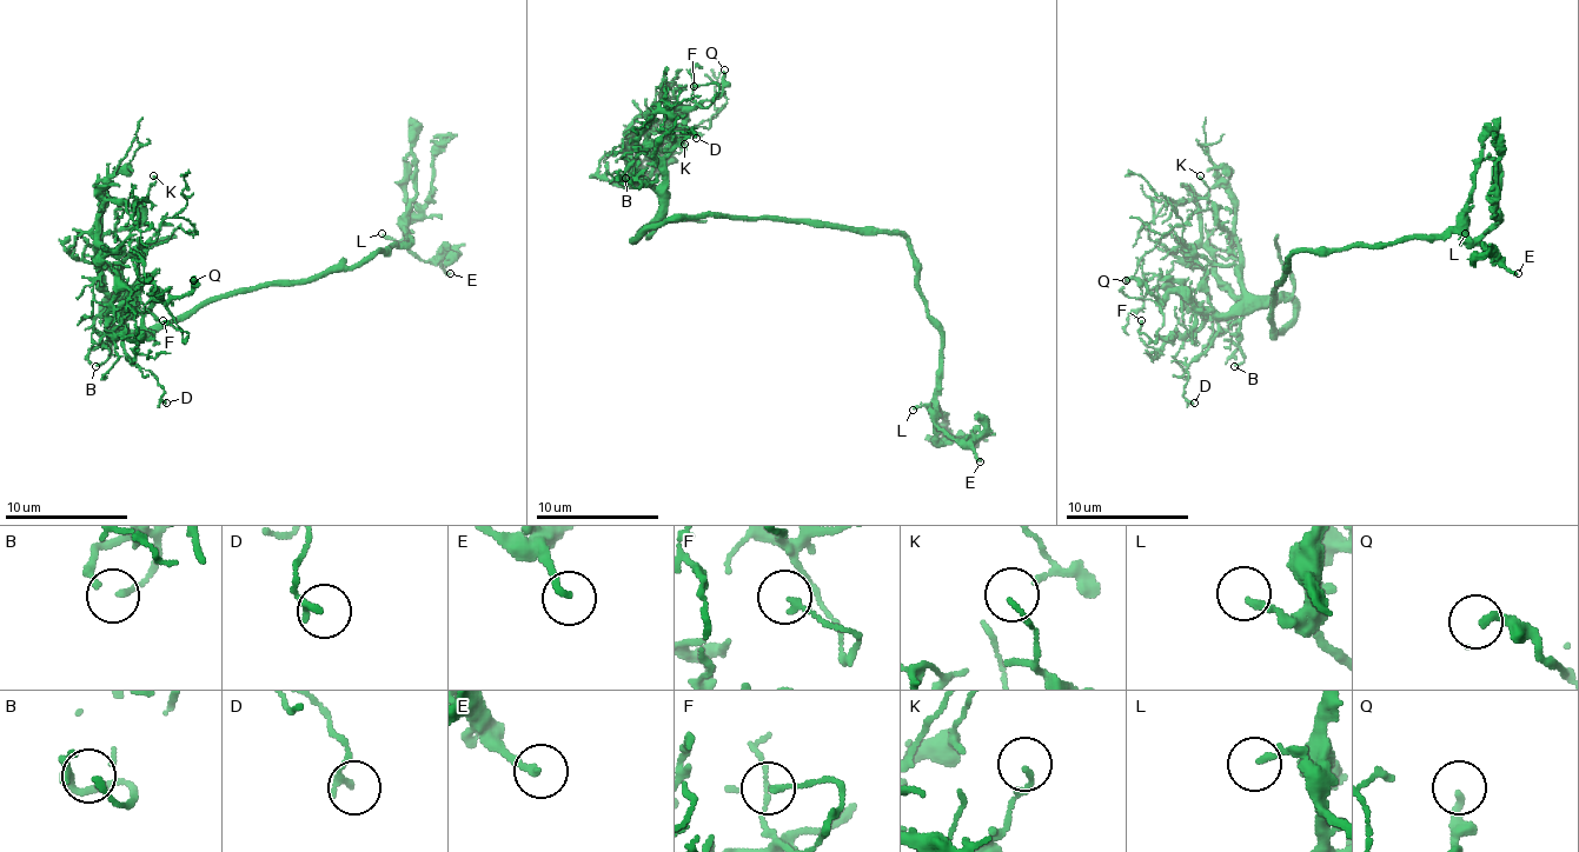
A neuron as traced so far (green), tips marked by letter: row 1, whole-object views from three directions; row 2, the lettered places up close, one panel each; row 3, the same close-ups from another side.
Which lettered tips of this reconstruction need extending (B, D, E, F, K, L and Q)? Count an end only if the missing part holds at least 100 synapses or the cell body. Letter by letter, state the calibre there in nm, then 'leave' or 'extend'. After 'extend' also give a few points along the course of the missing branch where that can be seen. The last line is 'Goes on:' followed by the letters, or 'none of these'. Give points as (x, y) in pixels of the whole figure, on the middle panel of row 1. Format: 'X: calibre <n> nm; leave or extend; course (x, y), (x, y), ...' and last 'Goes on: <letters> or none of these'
B: calibre 150 nm; leave
D: calibre 200 nm; leave
E: calibre 190 nm; leave
F: calibre 150 nm; leave
K: calibre 120 nm; leave
L: calibre 180 nm; leave
Q: calibre 240 nm; leave
Goes on: none of these

